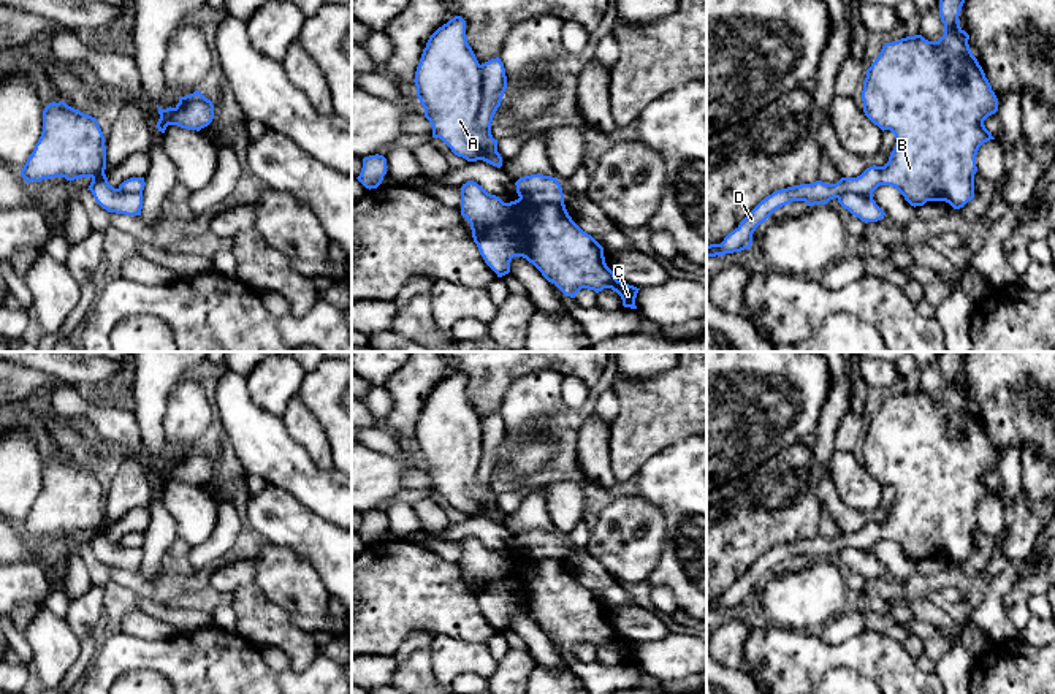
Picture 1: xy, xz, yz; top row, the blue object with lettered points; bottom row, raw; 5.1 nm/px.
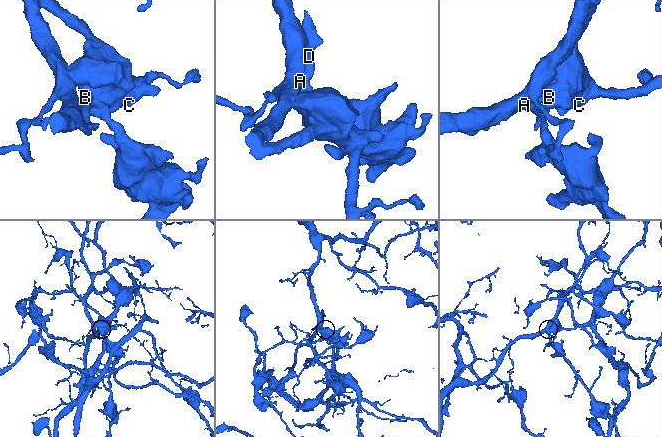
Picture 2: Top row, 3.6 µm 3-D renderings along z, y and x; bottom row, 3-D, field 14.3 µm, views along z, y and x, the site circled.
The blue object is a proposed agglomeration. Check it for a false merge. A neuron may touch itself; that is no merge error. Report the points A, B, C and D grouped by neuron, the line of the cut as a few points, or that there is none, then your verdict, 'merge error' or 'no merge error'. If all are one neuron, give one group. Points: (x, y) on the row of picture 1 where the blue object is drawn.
A / B C D | xz (479, 65), (482, 89), (477, 130), (490, 133) | merge error

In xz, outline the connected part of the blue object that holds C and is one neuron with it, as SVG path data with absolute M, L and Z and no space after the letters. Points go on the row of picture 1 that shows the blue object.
M467 181L461 187L461 215L470 223L474 242L497 277L510 273L513 257L523 257L566 296L575 298L581 288L596 293L611 288L621 296L624 307L637 309L640 288L616 279L605 263L604 247L572 220L566 204L529 204L521 198L504 203L477 182Z

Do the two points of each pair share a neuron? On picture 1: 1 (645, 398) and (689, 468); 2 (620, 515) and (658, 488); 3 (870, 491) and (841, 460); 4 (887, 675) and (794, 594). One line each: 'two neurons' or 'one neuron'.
1: two neurons
2: two neurons
3: one neuron
4: two neurons

